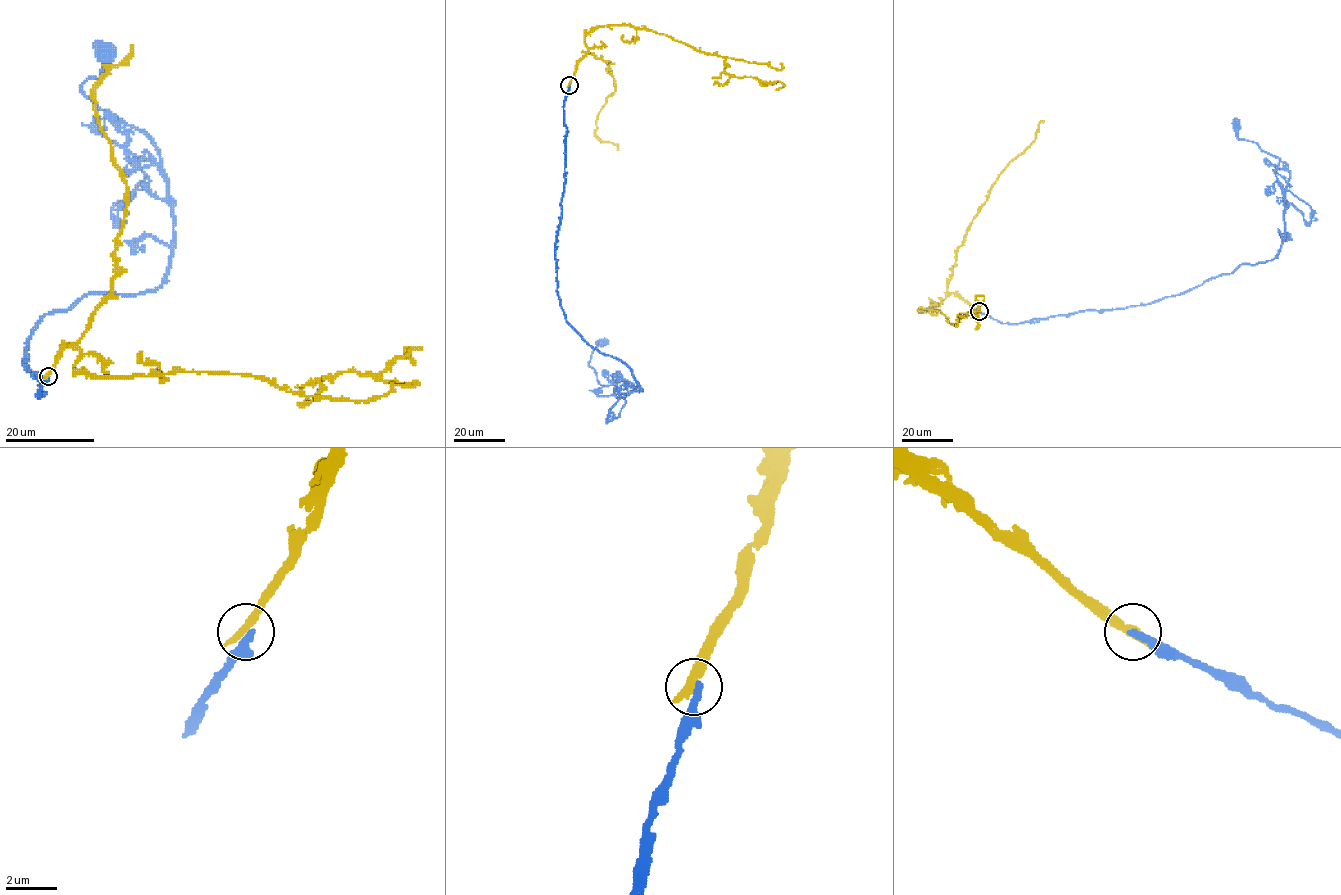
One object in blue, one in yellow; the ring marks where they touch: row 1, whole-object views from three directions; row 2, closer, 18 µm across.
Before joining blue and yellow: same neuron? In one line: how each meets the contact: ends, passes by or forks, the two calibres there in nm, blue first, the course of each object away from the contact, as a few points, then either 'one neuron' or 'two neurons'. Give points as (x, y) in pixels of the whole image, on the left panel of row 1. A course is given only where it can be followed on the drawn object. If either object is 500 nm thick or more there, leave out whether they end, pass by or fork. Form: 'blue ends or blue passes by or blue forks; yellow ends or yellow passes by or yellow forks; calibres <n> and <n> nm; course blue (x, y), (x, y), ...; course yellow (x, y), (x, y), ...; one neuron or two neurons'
blue ends; yellow ends; calibres 300 and 400 nm; course blue (48, 375), (39, 398), (23, 364), (41, 318), (153, 290), (170, 265), (160, 153), (81, 90), (102, 52); course yellow (48, 375), (73, 345), (76, 372), (246, 373), (317, 400), (317, 379), (377, 378), (409, 348), (415, 365); two neurons

